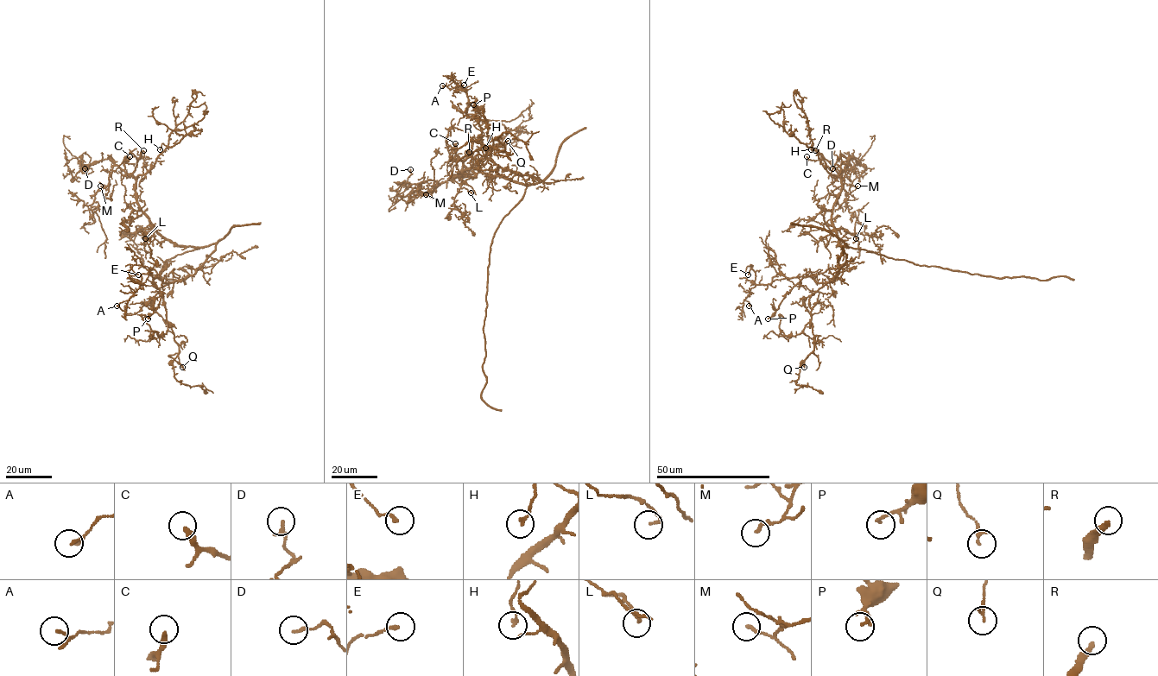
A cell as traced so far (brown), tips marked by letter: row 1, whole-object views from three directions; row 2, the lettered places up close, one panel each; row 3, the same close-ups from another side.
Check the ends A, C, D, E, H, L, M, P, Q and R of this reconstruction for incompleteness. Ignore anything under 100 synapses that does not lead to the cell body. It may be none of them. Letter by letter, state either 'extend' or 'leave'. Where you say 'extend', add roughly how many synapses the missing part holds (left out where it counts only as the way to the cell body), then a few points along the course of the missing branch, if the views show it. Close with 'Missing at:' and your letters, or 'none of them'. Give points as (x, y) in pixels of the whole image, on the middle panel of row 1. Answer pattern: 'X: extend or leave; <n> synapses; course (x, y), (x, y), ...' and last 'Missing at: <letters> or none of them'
A: leave
C: leave
D: leave
E: leave
H: leave
L: leave
M: leave
P: leave
Q: leave
R: extend; 300 synapses; course (469, 152), (475, 143), (484, 141), (483, 126), (489, 120), (494, 105), (506, 90), (511, 74), (517, 75)
Missing at: R

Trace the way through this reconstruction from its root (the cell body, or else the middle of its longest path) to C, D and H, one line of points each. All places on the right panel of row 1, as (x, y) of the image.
C: (844, 246), (832, 222), (841, 177), (818, 153), (821, 154), (819, 160), (806, 156)
D: (844, 246), (833, 229), (832, 207), (841, 190), (840, 172), (851, 157), (857, 161), (841, 173), (832, 168)
H: (844, 246), (832, 222), (841, 179), (824, 167), (813, 143), (811, 149)

